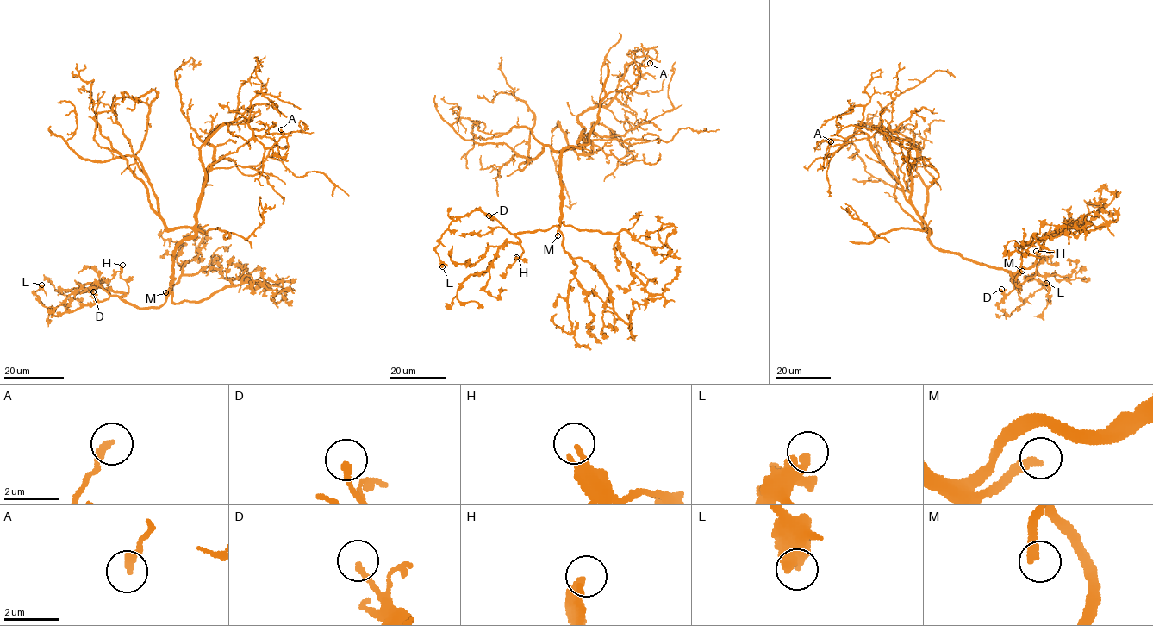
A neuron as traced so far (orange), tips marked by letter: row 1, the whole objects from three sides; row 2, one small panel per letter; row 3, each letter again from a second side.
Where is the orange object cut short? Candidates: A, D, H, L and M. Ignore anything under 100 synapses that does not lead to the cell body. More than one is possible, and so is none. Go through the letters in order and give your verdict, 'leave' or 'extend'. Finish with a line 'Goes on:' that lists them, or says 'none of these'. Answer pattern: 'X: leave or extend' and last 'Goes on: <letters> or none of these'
A: leave
D: leave
H: leave
L: leave
M: extend
Goes on: M

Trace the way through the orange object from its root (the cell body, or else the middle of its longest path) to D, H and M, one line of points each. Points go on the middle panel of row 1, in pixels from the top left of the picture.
D: (570, 147), (560, 156), (561, 224), (545, 230), (513, 234), (489, 215)
H: (570, 147), (560, 156), (561, 224), (545, 230), (518, 233), (516, 236), (523, 251), (516, 257)
M: (570, 147), (560, 156), (561, 219), (557, 235)

